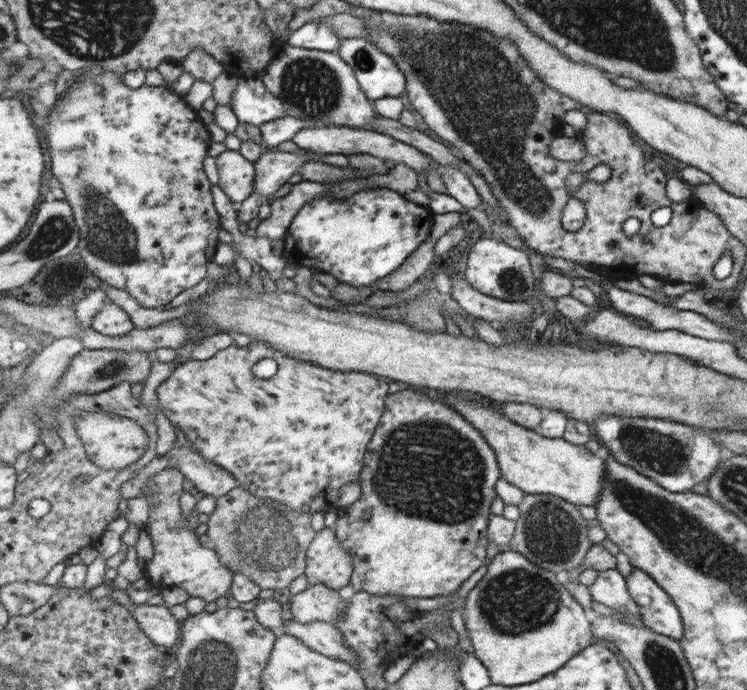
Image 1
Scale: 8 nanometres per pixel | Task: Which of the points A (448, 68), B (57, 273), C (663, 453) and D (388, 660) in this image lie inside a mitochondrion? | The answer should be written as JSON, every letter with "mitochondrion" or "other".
{"A":"mitochondrion","B":"mitochondrion","C":"mitochondrion","D":"other"}

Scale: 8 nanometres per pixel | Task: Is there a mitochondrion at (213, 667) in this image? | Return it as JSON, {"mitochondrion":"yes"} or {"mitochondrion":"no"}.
{"mitochondrion":"yes"}

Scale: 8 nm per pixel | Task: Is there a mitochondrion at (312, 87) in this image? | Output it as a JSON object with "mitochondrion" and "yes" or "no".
{"mitochondrion":"yes"}

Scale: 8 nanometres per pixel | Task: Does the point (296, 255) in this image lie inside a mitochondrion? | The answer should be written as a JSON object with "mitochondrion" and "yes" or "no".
{"mitochondrion":"no"}

